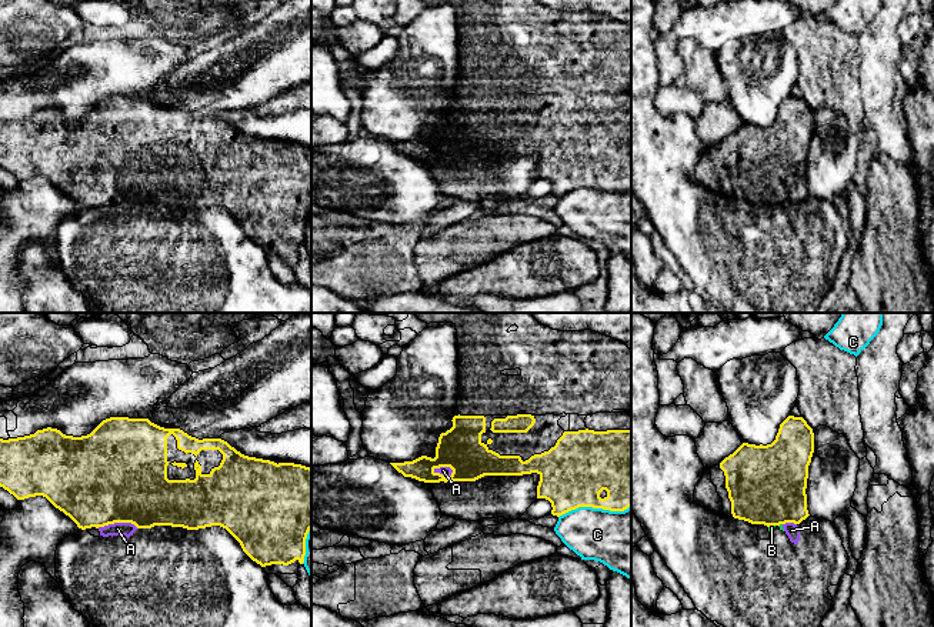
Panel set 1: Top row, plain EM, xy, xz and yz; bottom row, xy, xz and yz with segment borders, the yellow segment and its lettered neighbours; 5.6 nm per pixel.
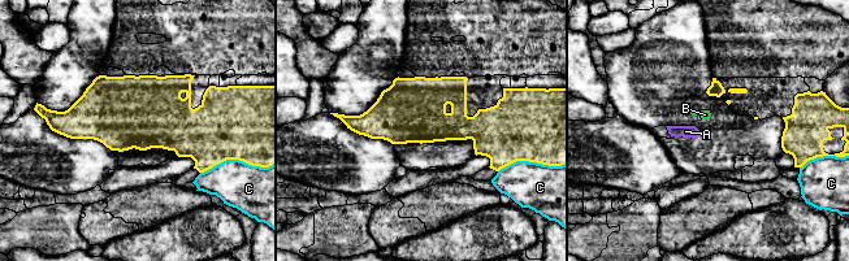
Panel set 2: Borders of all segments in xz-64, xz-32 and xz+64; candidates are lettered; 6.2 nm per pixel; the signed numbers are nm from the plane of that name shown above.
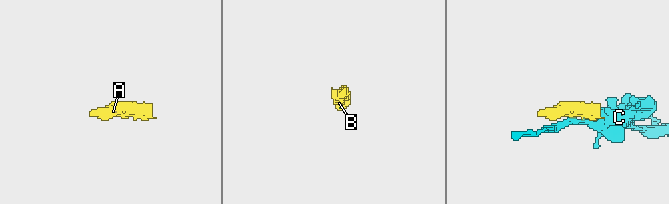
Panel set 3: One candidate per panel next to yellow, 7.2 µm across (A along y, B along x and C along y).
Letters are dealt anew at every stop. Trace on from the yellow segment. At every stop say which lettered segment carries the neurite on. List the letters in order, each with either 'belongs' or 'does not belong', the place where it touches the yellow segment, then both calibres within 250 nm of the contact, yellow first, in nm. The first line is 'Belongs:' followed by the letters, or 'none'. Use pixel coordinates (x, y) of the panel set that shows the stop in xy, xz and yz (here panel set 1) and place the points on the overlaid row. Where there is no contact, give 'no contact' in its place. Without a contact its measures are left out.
Belongs: none
A: does not belong; contact xy (117, 522); calibres 500 and 80 nm
B: does not belong; contact yz (771, 524); calibres 440 and 30 nm
C: does not belong; contact xz (594, 507); calibres 380 and 340 nm

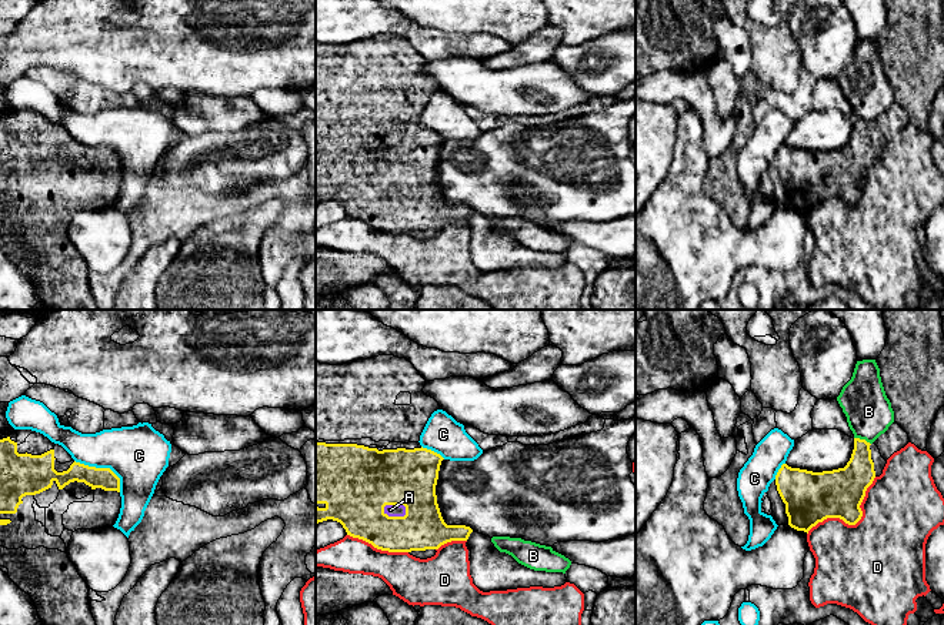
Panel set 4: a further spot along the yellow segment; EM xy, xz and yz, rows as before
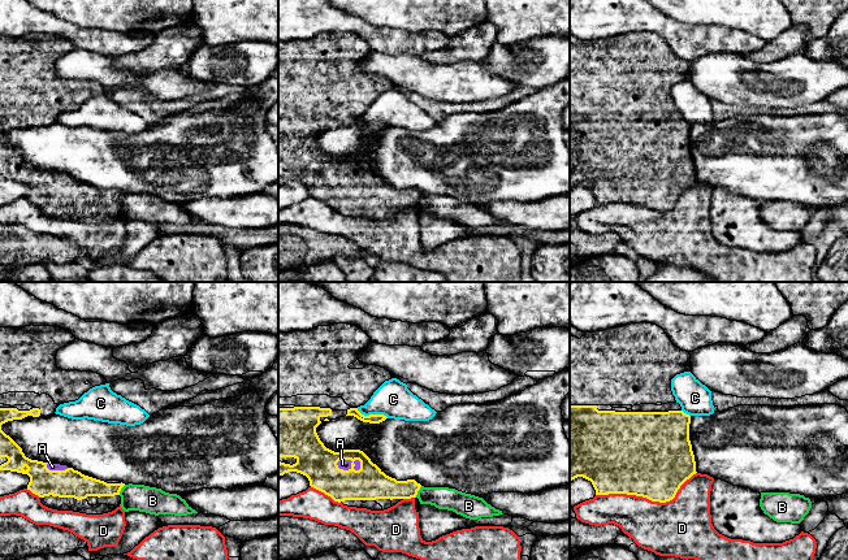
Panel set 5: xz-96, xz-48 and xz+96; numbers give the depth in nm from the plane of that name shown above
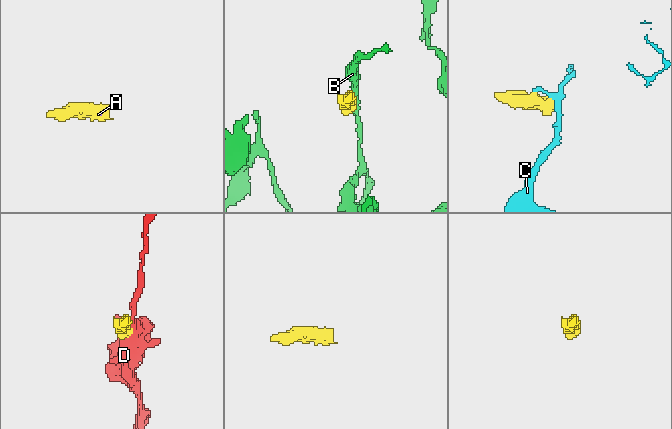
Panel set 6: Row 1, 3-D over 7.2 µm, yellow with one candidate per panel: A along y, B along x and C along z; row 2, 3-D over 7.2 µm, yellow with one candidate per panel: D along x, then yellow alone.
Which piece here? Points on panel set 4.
Belongs: A
A: belongs; contact xz (393, 517); calibres 360 and 60 nm
B: does not belong; contact yz (863, 440); calibres 190 and 260 nm
C: does not belong; contact xy (103, 468); calibres 120 and 340 nm
D: does not belong; contact yz (853, 524); calibres 280 and 500 nm

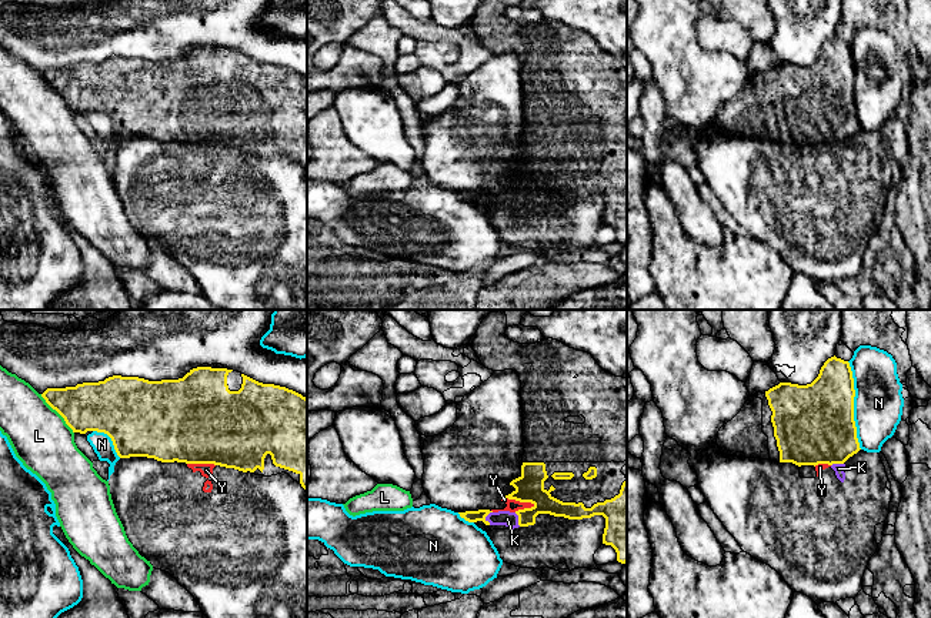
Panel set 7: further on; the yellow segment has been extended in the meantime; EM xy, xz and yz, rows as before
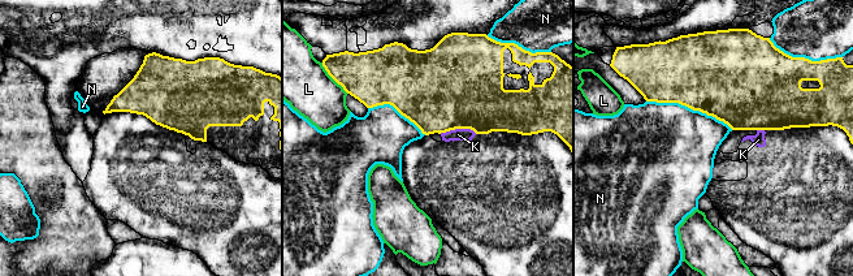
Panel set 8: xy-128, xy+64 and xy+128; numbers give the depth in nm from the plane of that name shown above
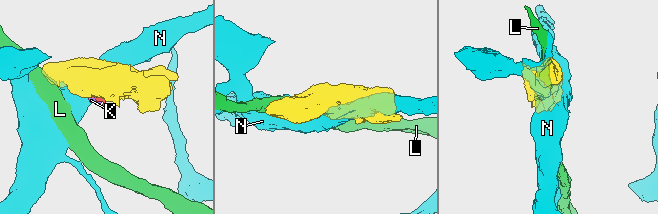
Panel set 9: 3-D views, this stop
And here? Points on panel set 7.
Belongs: none
K: does not belong; contact xz (484, 518); calibres 60 and 90 nm
L: does not belong; contact xy (59, 413); calibres 280 and 340 nm
N: does not belong; contact yz (853, 406); calibres 460 and 280 nm
Y: does not belong; contact xz (520, 501); calibres 160 and 70 nm

